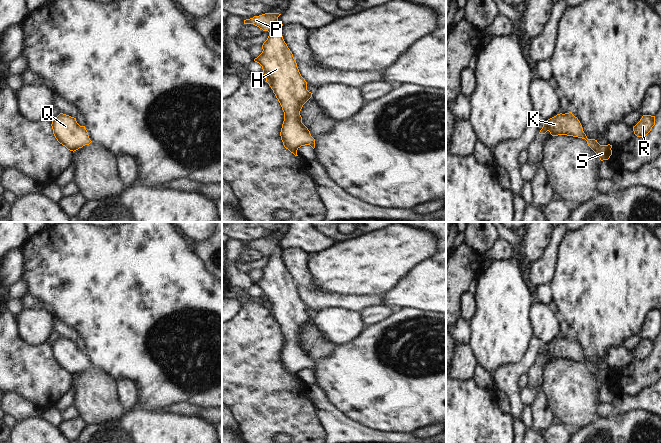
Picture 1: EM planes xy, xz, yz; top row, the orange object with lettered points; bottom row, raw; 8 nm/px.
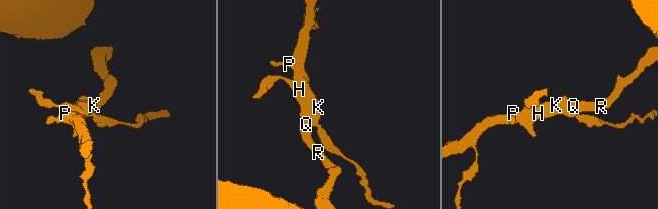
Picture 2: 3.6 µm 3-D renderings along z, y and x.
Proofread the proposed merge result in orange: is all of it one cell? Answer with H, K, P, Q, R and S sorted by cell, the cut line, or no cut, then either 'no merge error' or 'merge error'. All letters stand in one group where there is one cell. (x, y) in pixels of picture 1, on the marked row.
H K P Q R S; no cut; no merge error

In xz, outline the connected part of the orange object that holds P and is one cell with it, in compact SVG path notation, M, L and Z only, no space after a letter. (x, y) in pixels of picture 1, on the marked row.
M265 13L244 20L244 24L253 24L263 31L269 32L267 40L262 45L262 53L254 61L262 66L263 74L266 77L265 82L273 90L284 112L284 121L280 132L283 145L295 156L298 156L297 150L301 146L310 145L313 149L315 148L315 139L302 123L300 115L303 105L312 97L313 93L307 90L307 82L301 76L293 54L283 39L281 32L283 24L278 20L280 15L279 13Z

